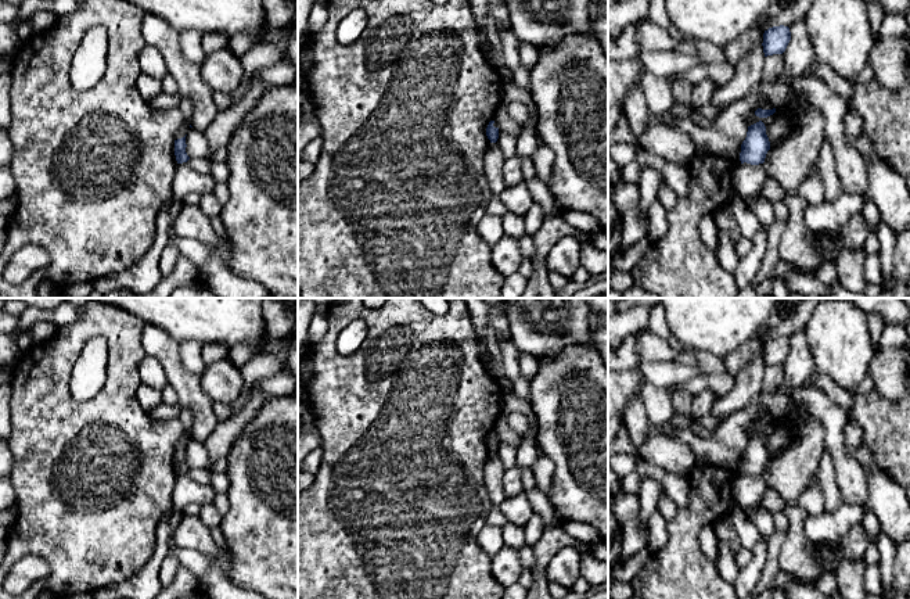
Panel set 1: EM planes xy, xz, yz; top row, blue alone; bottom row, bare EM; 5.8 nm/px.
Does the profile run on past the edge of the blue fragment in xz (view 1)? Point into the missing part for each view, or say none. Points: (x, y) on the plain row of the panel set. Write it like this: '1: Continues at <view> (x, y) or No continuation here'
1: No continuation here

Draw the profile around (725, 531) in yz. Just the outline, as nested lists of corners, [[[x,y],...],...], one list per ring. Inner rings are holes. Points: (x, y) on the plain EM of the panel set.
[[[722,520],[717,527],[716,527],[716,537],[726,542],[731,556],[735,557],[735,555],[742,549],[737,532],[735,530],[730,526],[730,523],[727,520]]]

